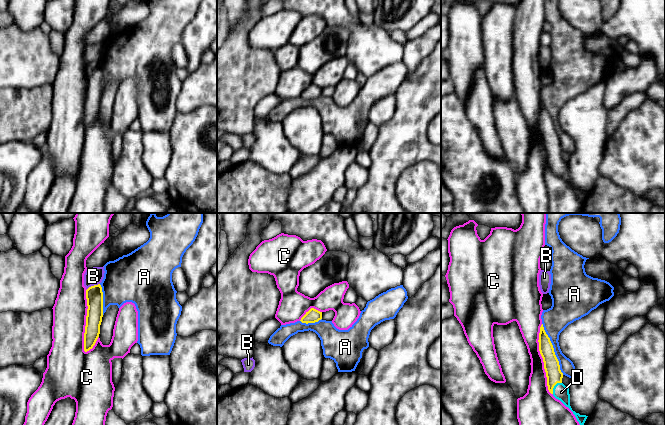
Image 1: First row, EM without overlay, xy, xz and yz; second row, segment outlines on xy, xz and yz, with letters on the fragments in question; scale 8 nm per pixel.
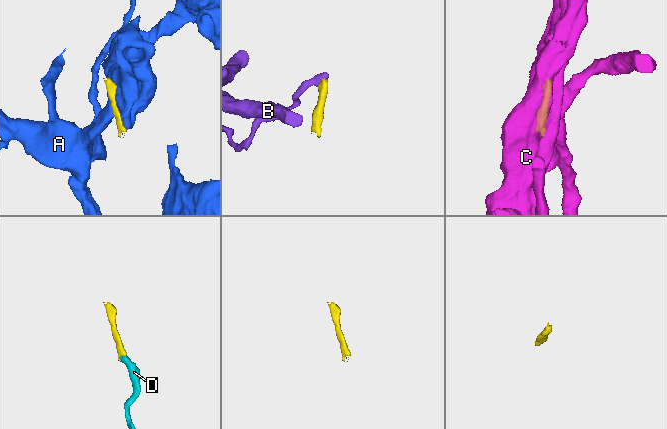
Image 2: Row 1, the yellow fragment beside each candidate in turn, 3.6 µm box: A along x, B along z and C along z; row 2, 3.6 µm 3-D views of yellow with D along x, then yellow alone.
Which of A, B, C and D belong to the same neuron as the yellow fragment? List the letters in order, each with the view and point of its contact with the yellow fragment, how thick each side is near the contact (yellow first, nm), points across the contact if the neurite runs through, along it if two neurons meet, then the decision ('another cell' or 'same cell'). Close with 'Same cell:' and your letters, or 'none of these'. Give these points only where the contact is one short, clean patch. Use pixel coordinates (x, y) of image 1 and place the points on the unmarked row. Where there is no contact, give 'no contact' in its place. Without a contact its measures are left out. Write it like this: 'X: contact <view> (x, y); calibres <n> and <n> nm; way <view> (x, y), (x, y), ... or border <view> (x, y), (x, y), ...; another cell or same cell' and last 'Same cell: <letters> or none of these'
A: contact yz (553, 125); calibres 130 and 200 nm; another cell
B: contact xy (93, 62); calibres 140 and 140 nm; border xy (99, 59), (87, 65); another cell
C: contact xy (86, 97); calibres 140 and 280 nm; another cell
D: contact yz (554, 161); calibres 130 and 130 nm; way yz (554, 151), (554, 161), (561, 168); same cell
Same cell: D

